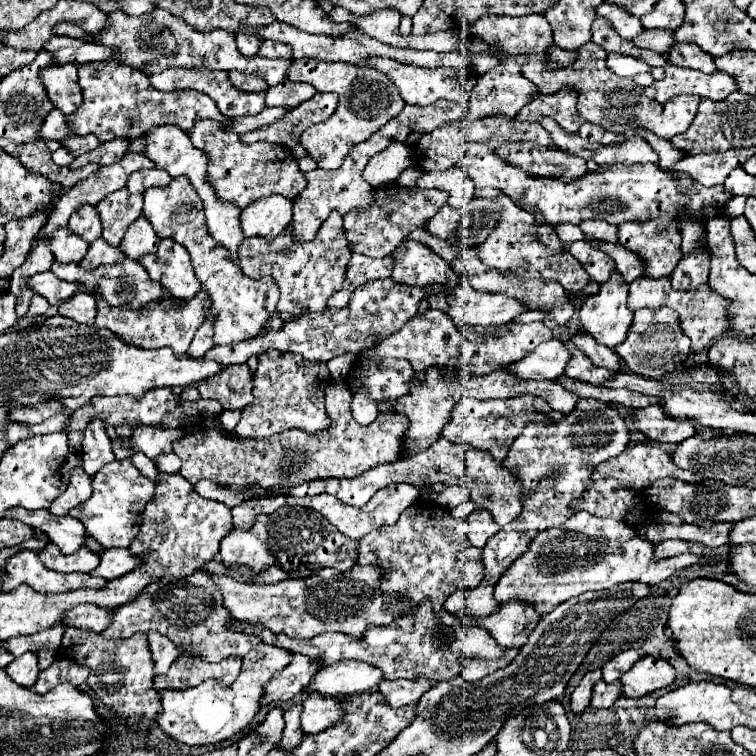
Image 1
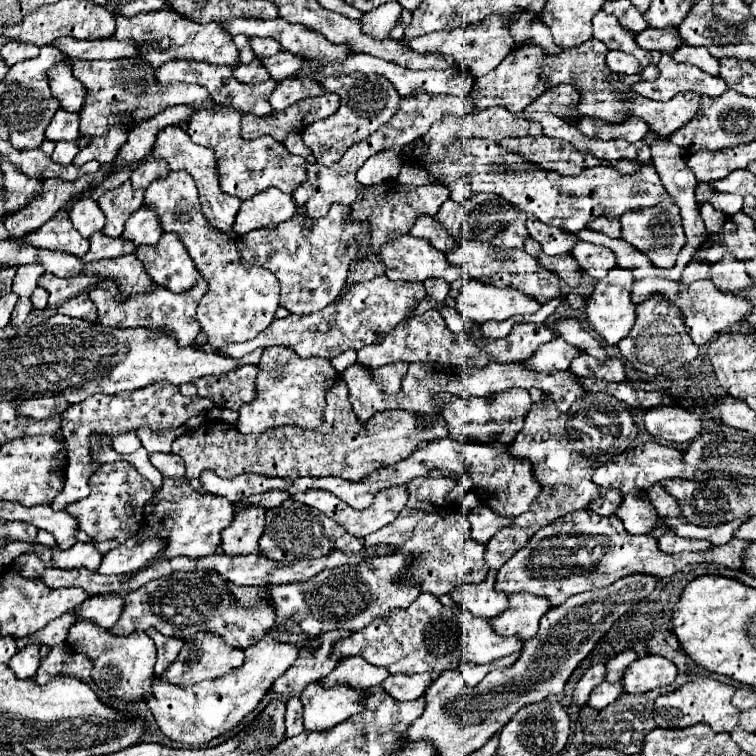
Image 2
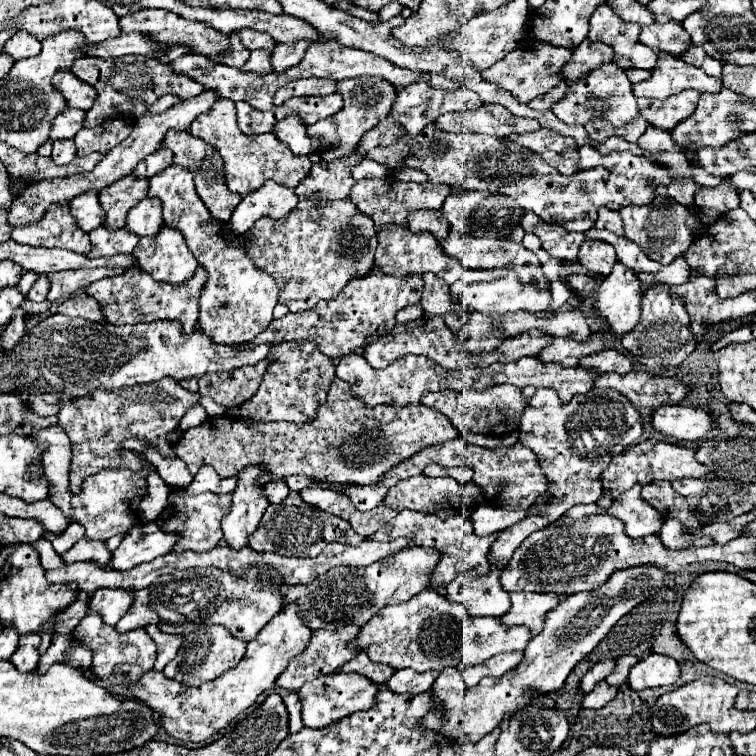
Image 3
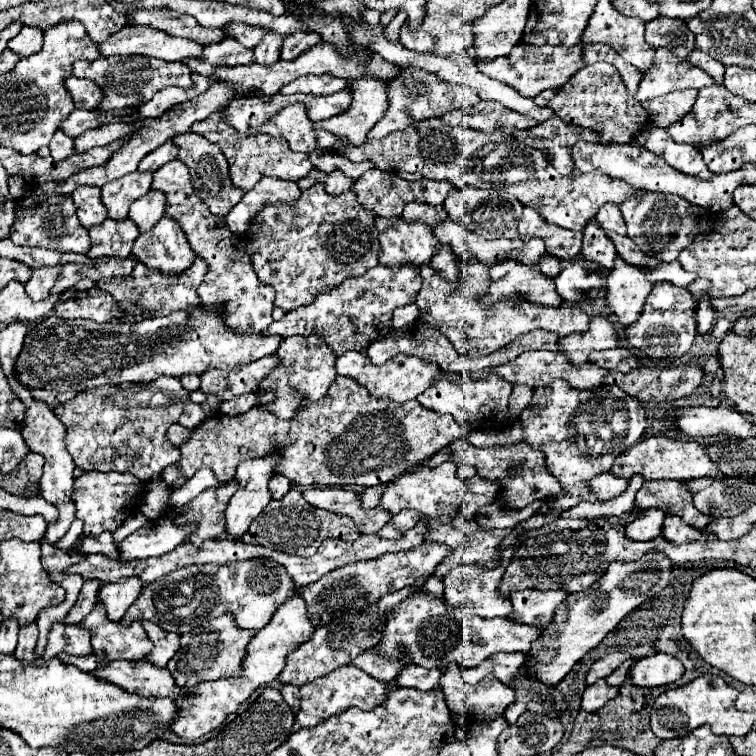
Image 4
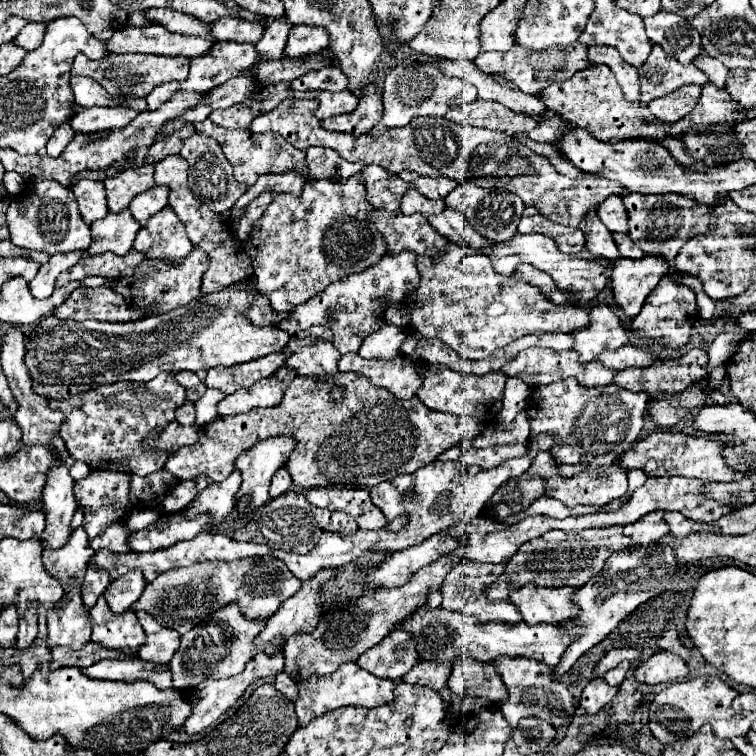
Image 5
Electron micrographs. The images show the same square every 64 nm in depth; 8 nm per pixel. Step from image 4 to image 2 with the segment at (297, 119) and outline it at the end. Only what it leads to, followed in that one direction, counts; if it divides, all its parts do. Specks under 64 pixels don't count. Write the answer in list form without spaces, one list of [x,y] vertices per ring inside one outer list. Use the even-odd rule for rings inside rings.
[[[296,132],[284,140],[284,146],[286,146],[292,154],[298,154],[298,156],[302,156],[302,158],[308,156],[308,148],[306,148],[306,144],[302,142],[302,136],[296,134]]]

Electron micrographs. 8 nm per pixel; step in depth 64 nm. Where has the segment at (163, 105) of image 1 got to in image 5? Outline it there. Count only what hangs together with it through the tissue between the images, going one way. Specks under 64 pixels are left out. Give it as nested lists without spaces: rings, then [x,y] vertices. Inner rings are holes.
[[[106,54],[100,60],[88,60],[86,56],[76,56],[72,76],[88,76],[96,80],[100,86],[106,88],[110,96],[122,98],[140,98],[148,96],[156,86],[164,82],[184,82],[188,78],[190,60],[184,58],[166,58],[166,56],[120,56],[120,54]]]

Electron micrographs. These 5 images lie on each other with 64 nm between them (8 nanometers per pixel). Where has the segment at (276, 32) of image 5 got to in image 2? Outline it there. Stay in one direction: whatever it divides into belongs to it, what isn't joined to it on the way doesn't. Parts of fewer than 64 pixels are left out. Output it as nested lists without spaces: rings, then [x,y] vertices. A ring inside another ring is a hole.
[[[254,58],[250,64],[242,64],[236,66],[232,70],[232,74],[236,76],[236,80],[240,80],[242,84],[260,84],[264,80],[268,80],[268,70],[260,64],[260,58]]]

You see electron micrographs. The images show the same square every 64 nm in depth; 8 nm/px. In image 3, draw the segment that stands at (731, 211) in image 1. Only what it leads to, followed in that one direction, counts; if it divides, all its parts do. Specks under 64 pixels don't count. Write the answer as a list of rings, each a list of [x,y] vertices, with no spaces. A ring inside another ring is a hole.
[[[720,184],[718,188],[700,188],[696,194],[696,204],[702,208],[712,208],[720,214],[726,214],[738,208],[738,196],[728,188],[728,184]]]

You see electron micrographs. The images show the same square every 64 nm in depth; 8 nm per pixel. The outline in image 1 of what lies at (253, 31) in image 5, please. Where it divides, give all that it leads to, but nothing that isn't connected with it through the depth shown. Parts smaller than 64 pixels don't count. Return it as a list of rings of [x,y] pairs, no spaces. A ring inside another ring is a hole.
[[[264,40],[264,44],[260,46],[260,56],[264,58],[292,58],[292,48],[288,48],[286,44],[280,44],[280,42],[274,42],[274,40]]]

